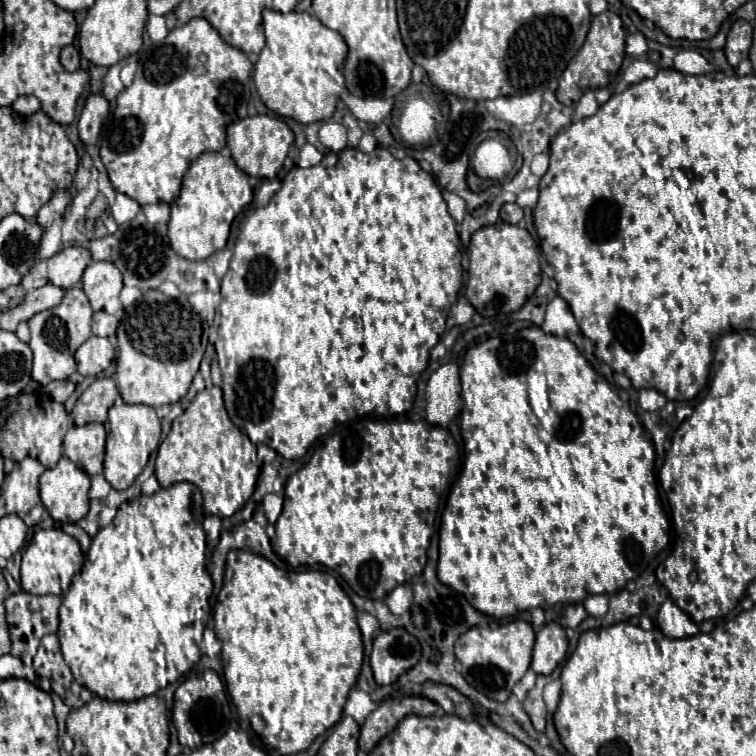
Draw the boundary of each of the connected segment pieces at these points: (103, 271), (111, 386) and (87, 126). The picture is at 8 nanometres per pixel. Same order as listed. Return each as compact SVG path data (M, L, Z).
M91 261L83 273L83 291L89 297L93 311L117 313L121 309L121 287L123 277L109 261Z
M99 377L95 383L91 383L81 397L77 399L71 415L77 425L85 423L105 423L107 421L107 411L113 405L117 397L117 385L111 377Z
M91 95L81 111L81 117L79 117L79 137L81 141L91 147L97 143L97 137L99 137L99 131L101 131L101 125L103 125L103 119L107 117L109 113L109 103L103 95Z

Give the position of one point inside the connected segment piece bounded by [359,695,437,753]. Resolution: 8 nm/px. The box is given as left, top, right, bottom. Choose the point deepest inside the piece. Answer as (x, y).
(384, 719)

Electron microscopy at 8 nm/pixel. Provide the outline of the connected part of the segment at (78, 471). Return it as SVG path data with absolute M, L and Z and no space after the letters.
M67 457L41 475L39 489L43 505L59 523L77 523L89 511L89 475Z

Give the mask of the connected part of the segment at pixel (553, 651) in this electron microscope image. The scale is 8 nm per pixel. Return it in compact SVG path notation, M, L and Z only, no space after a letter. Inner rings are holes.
M547 623L539 633L533 647L531 669L537 675L549 675L567 655L567 635L559 623Z

